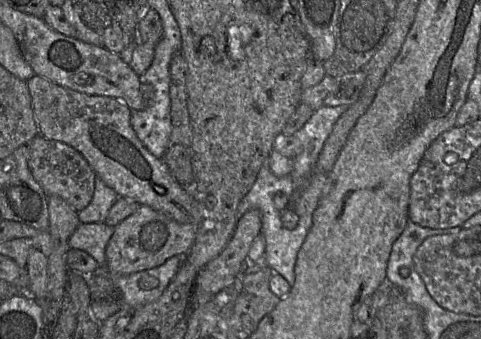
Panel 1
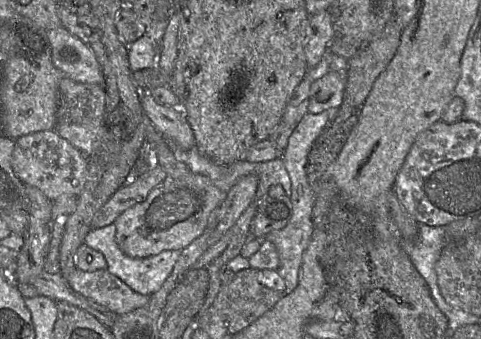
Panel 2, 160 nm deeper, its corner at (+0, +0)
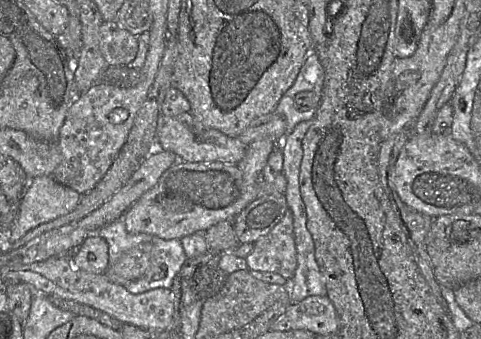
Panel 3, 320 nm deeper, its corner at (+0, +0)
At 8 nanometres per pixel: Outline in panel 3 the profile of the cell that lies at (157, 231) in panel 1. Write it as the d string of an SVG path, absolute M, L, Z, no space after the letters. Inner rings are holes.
M177 160L159 178L158 182L143 193L123 214L126 229L130 233L147 233L163 239L181 239L197 231L206 231L211 226L234 218L252 201L271 193L285 194L287 180L283 173L278 173L272 180L258 179L246 182L237 164L220 161L185 162Z

